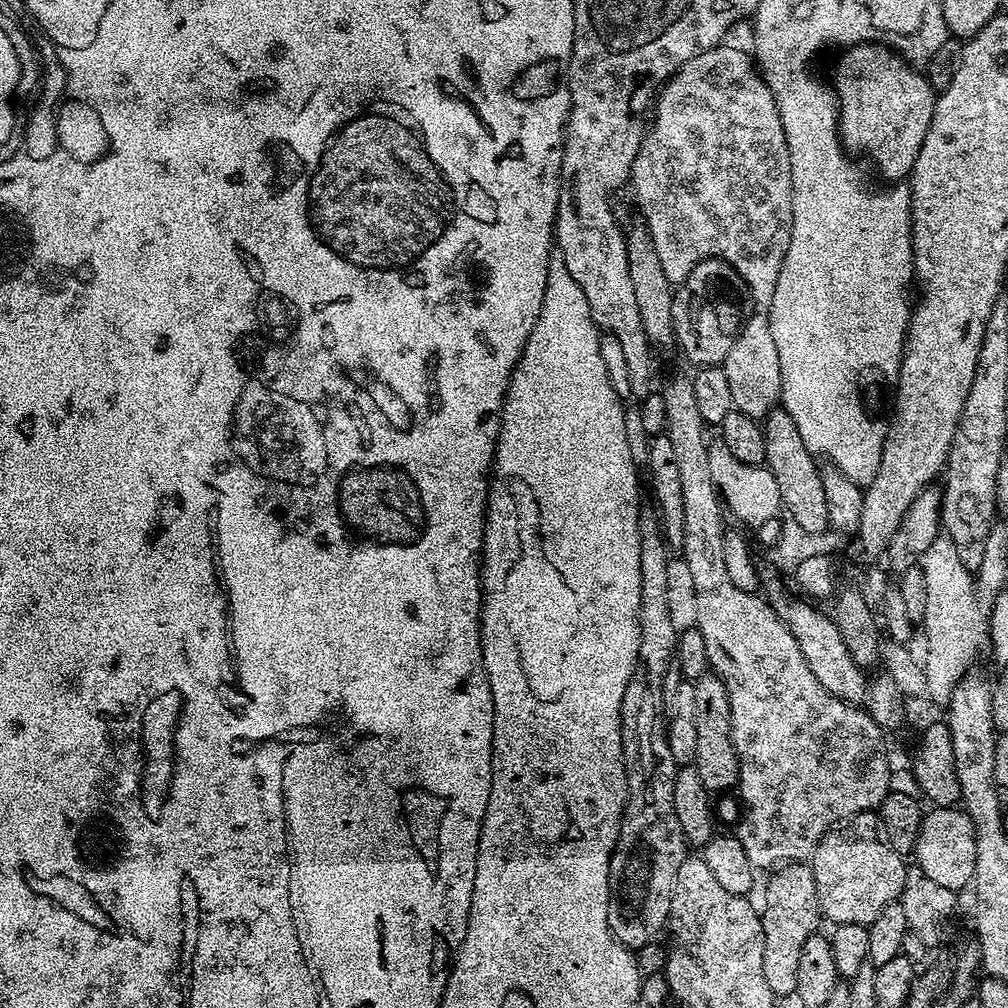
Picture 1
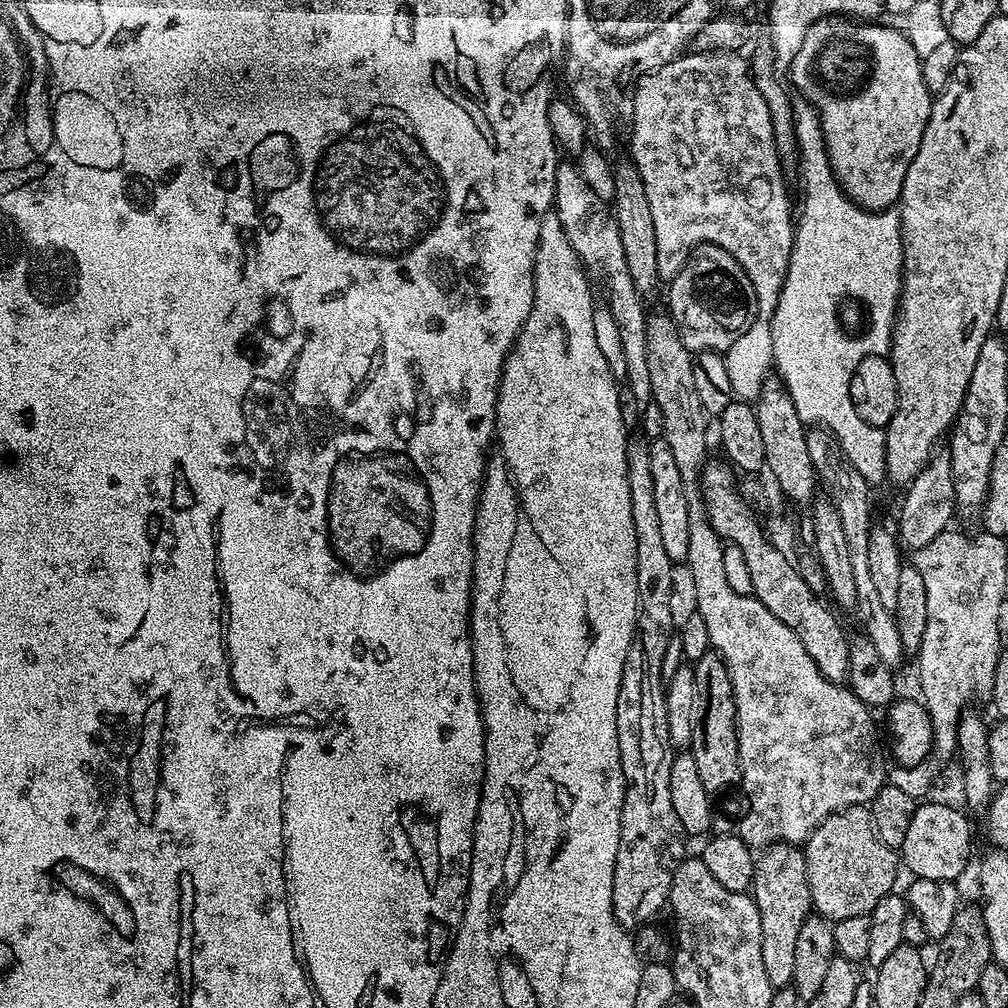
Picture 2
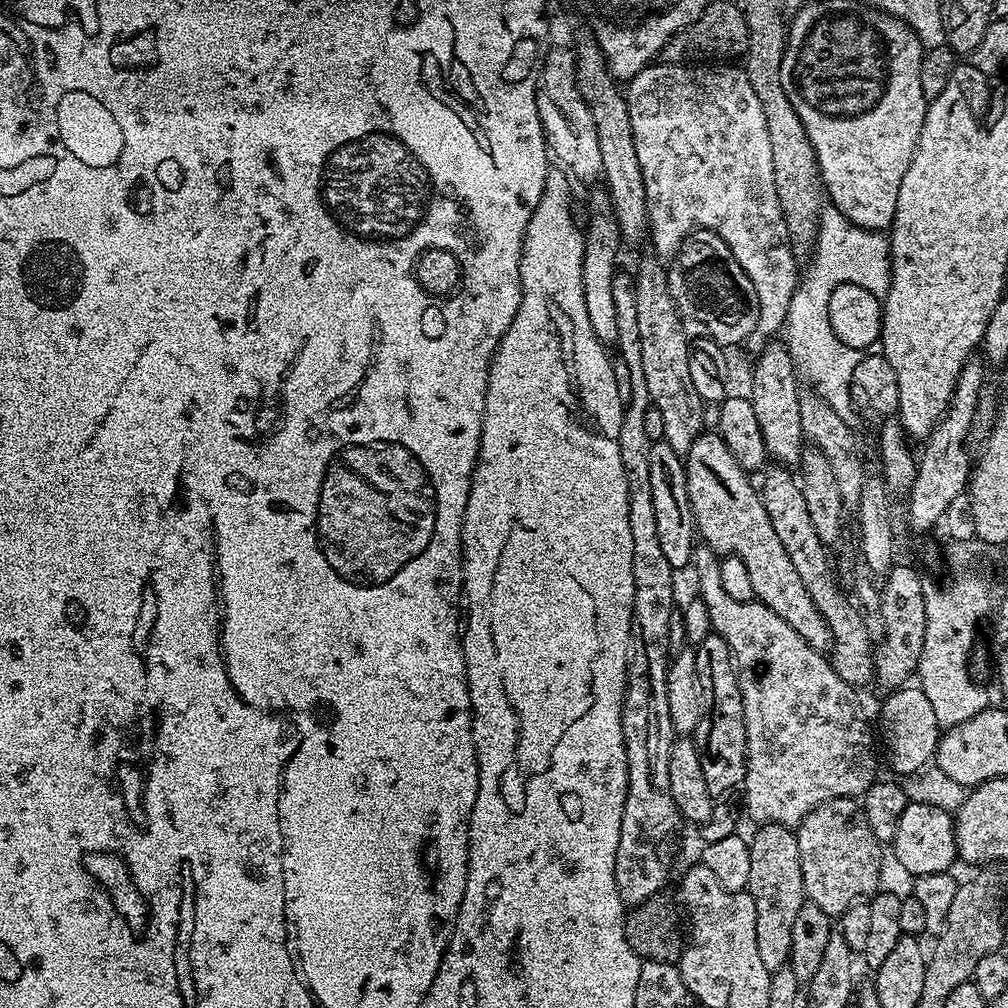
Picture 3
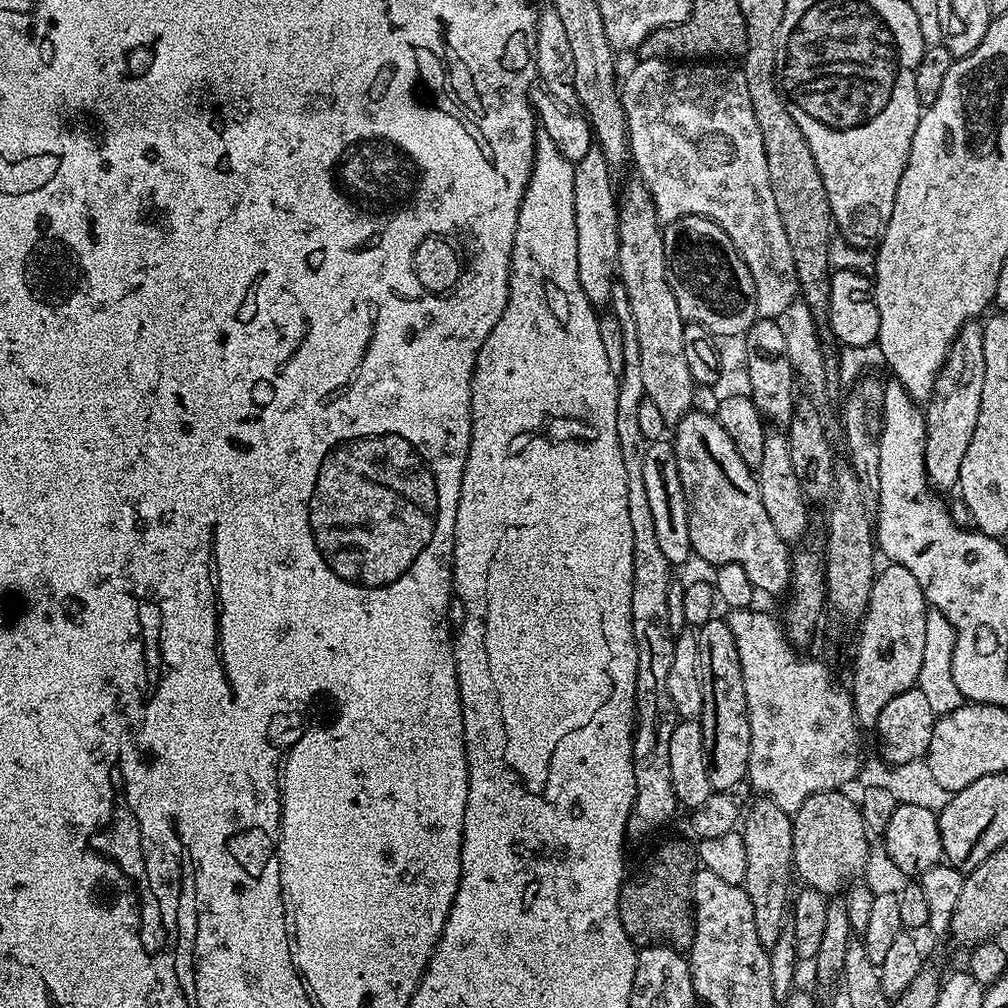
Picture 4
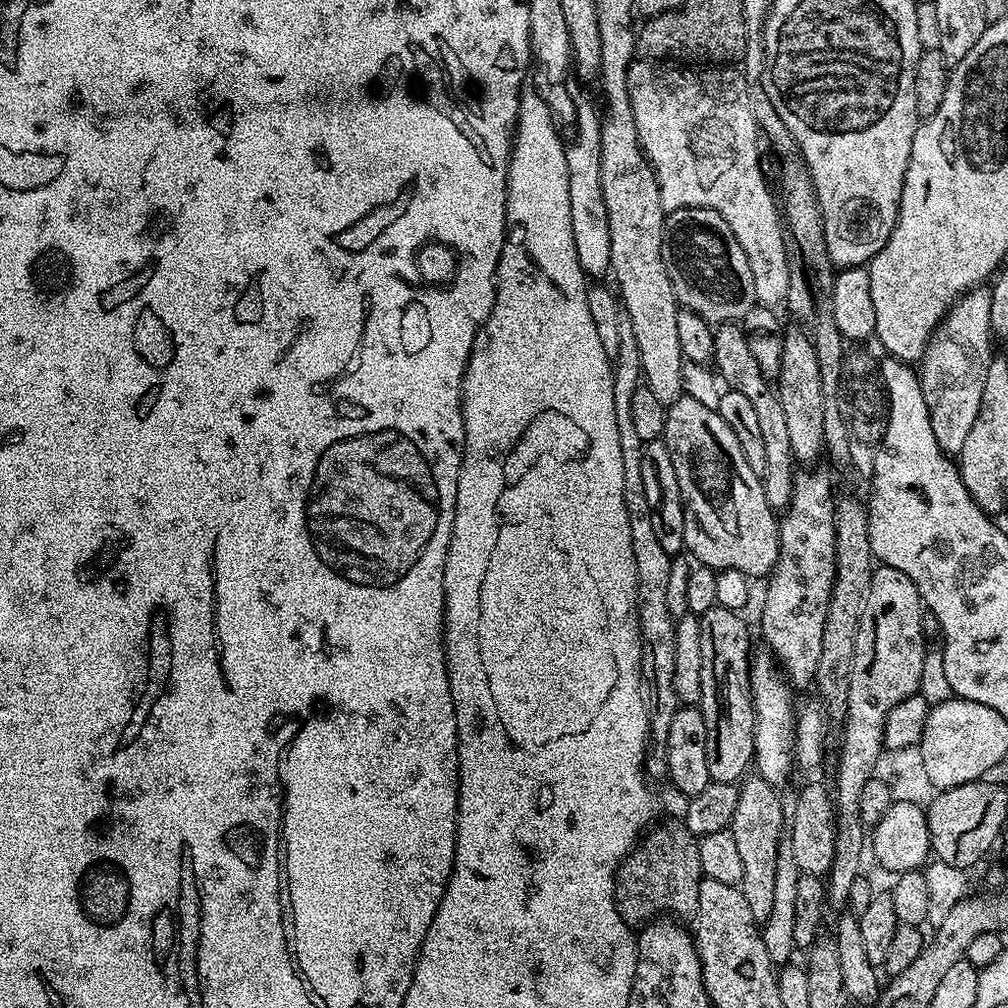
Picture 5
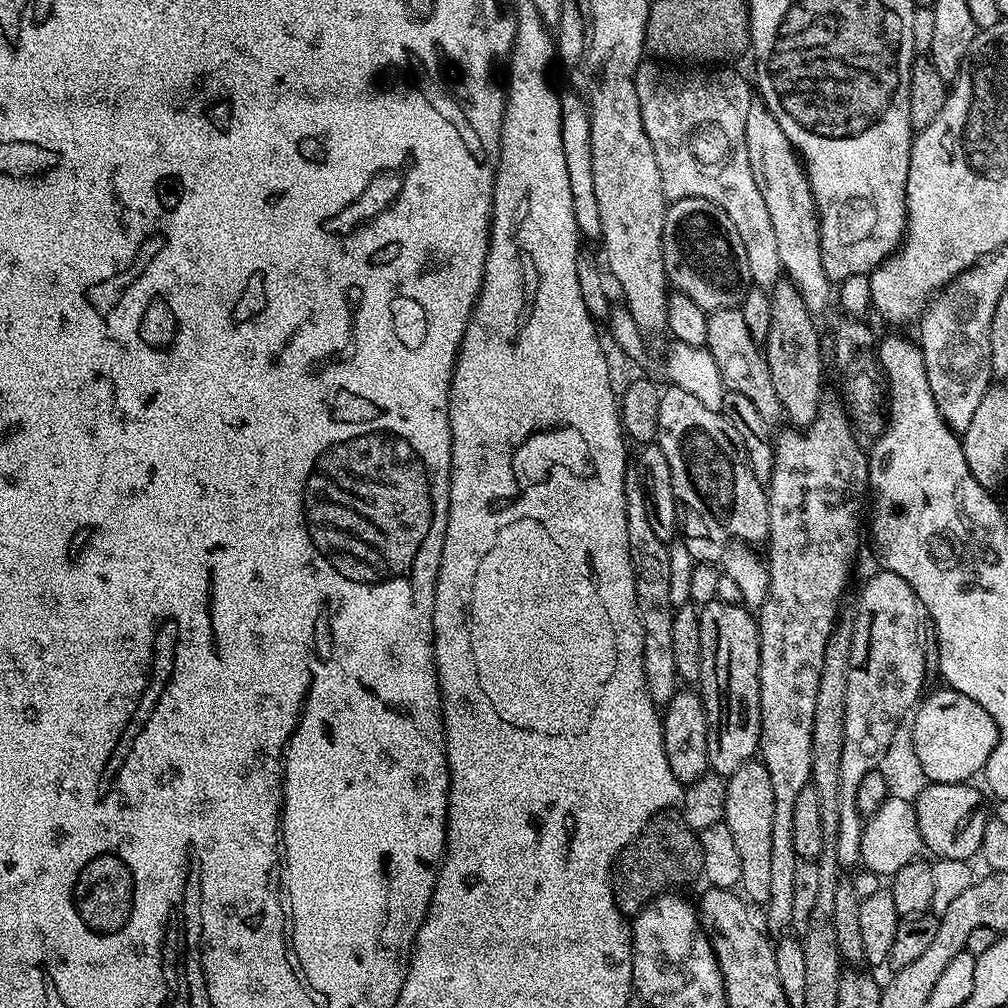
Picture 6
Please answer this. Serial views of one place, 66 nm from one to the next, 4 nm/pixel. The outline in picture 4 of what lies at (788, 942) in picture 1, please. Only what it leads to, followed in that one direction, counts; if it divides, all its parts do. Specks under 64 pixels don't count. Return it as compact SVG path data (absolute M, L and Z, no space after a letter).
M763 798L749 803L742 820L746 842L746 878L743 888L754 906L754 930L765 946L778 942L790 916L790 897L793 895L792 880L792 816L782 806Z

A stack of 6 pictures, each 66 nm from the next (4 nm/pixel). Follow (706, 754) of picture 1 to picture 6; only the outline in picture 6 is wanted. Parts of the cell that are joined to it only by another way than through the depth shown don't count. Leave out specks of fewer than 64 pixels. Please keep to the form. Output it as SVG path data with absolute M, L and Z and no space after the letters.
M714 599L703 605L699 613L702 670L698 691L706 710L708 766L715 775L727 778L760 750L760 625L757 617L743 603L727 604Z

